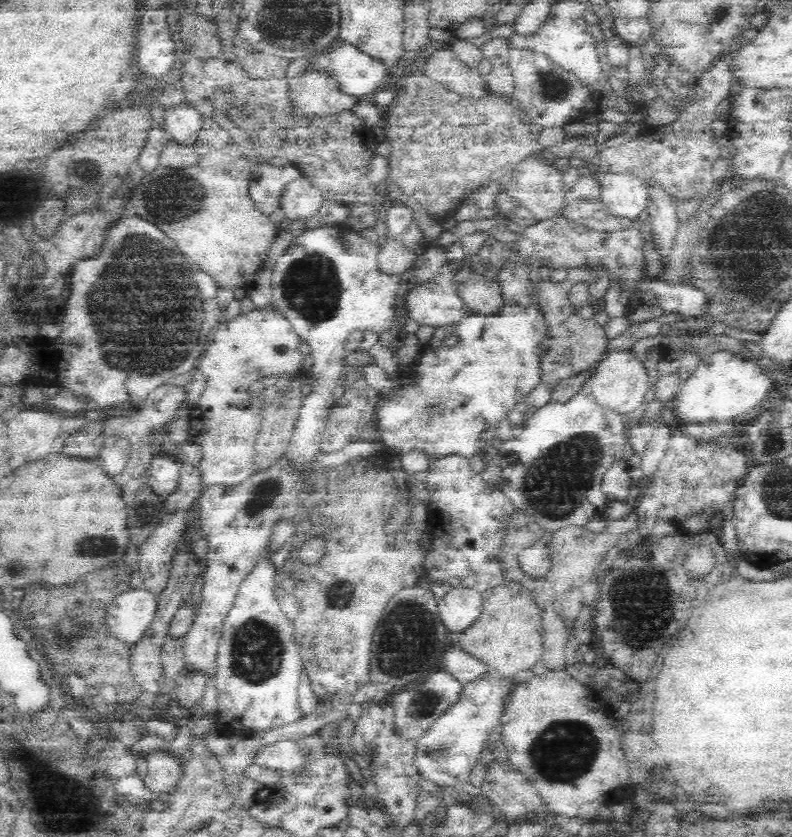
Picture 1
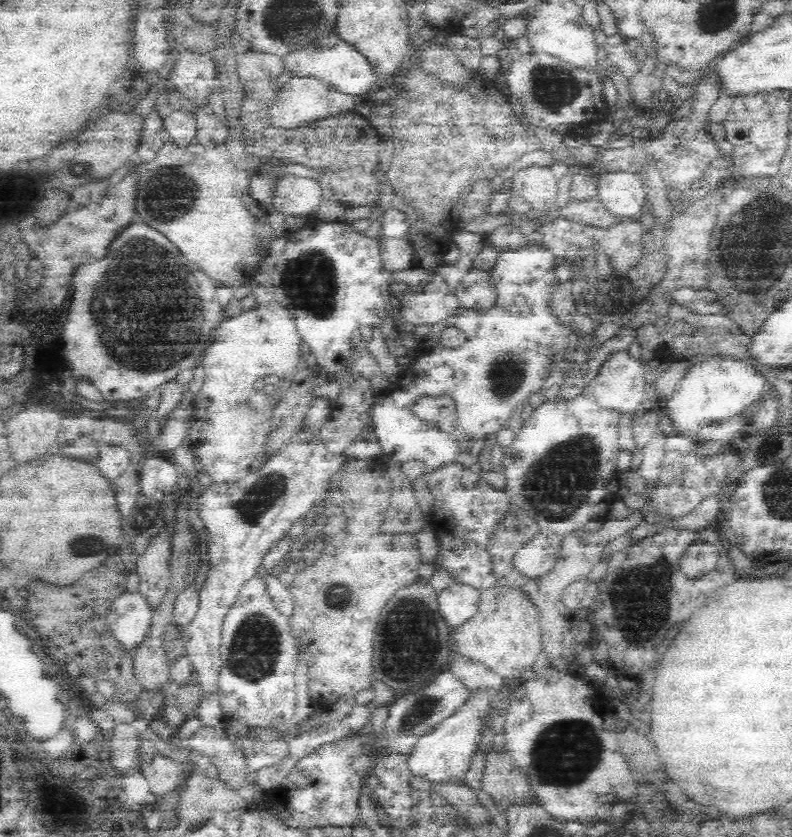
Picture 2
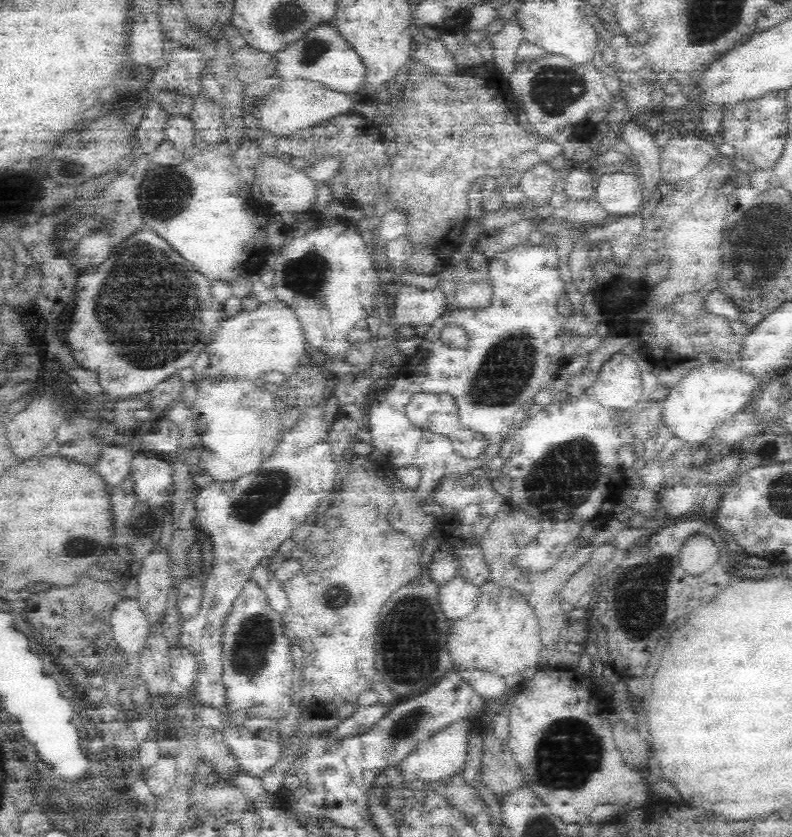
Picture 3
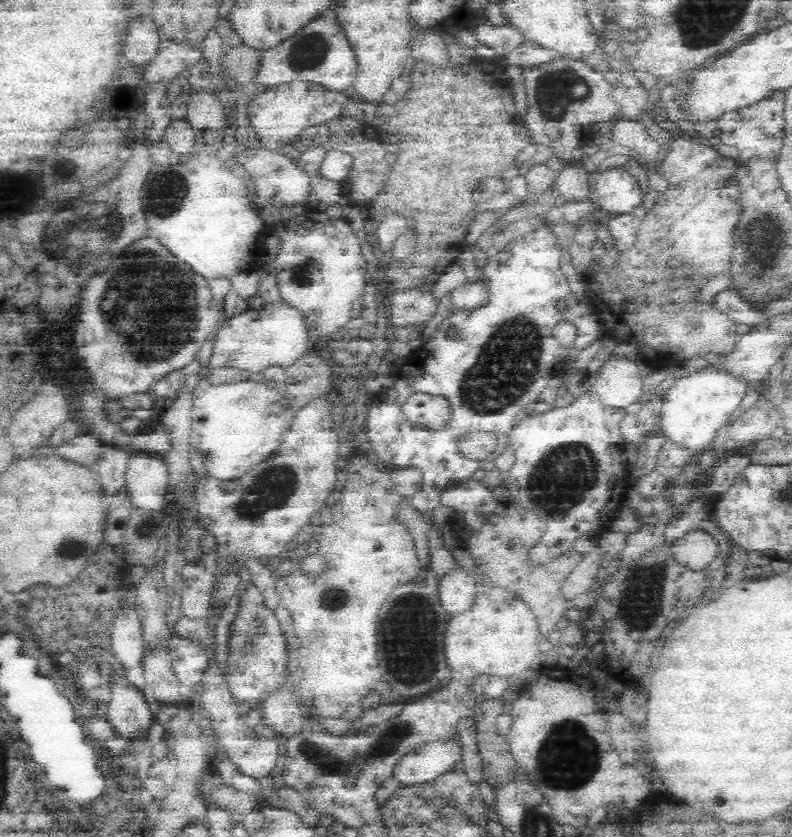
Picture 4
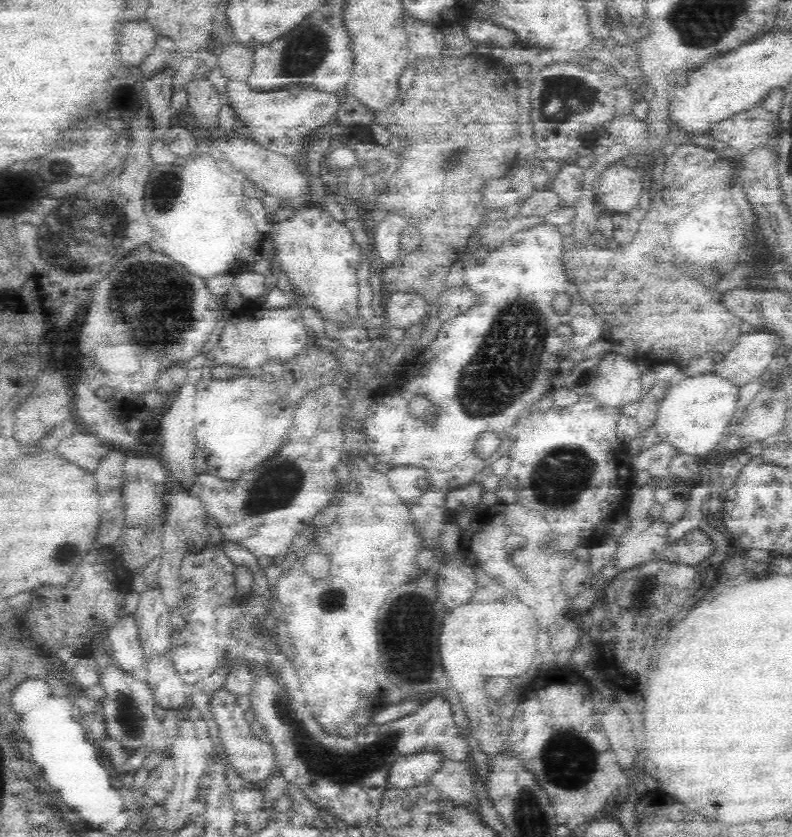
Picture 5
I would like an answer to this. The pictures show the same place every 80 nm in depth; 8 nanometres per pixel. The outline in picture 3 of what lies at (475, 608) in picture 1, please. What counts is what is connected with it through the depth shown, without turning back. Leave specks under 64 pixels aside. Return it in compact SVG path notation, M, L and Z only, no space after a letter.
M460 572L439 586L439 604L448 622L464 618L476 608L478 587Z

